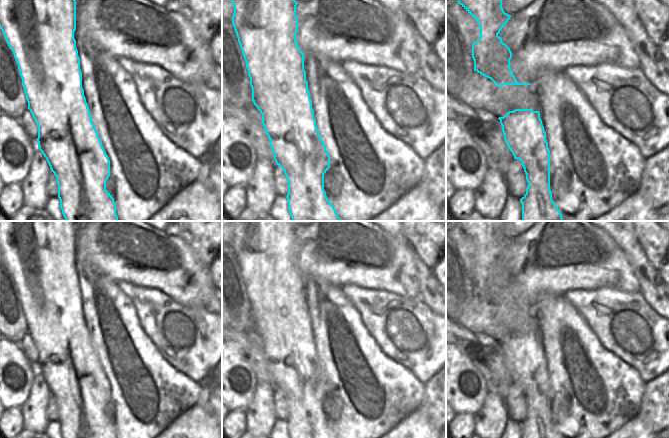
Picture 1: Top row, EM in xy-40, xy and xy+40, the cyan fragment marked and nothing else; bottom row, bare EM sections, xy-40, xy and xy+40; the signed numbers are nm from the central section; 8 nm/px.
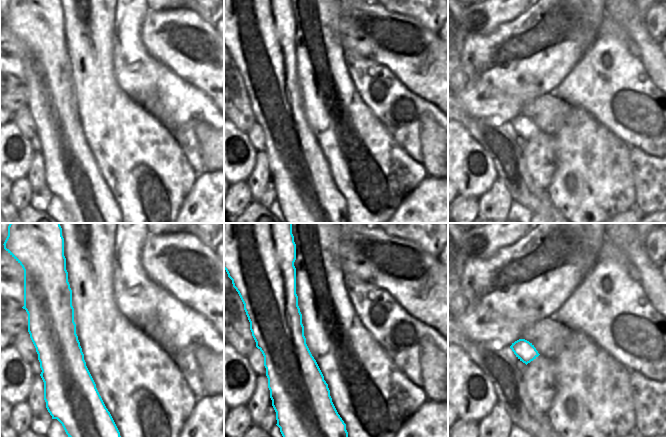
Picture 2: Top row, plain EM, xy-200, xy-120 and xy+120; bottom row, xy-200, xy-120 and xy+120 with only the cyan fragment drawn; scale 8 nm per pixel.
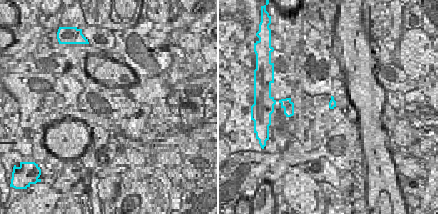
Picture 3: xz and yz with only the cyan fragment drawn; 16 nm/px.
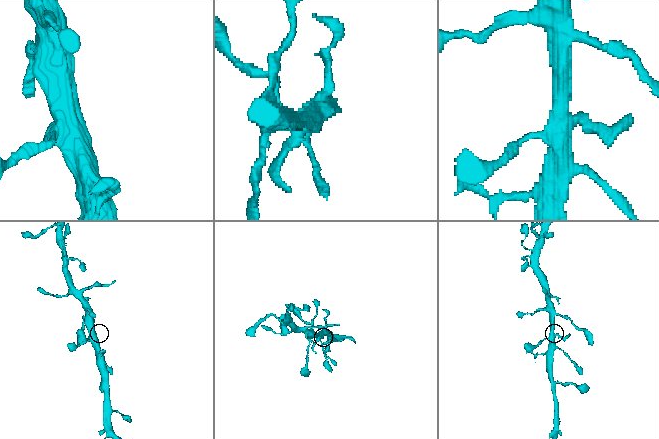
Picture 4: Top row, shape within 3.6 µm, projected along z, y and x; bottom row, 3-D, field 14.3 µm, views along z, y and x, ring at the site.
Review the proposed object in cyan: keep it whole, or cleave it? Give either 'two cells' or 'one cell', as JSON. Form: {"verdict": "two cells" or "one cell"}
{"verdict": "one cell"}

